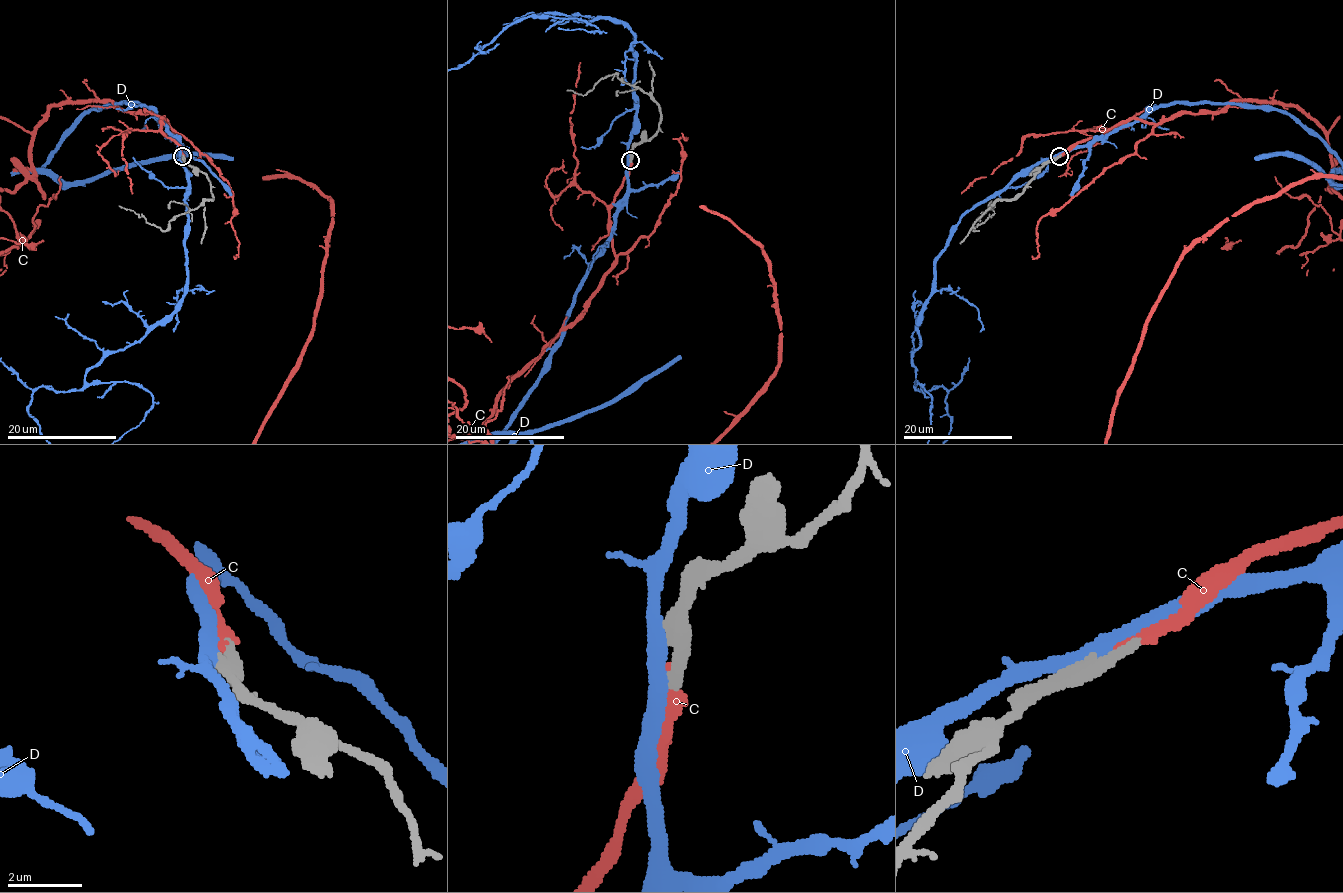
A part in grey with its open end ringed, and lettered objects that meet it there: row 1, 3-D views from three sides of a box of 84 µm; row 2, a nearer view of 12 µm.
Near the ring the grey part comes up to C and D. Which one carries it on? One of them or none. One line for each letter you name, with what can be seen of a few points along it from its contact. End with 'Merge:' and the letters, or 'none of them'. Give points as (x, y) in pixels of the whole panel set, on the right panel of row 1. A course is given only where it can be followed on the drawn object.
Merge: C

